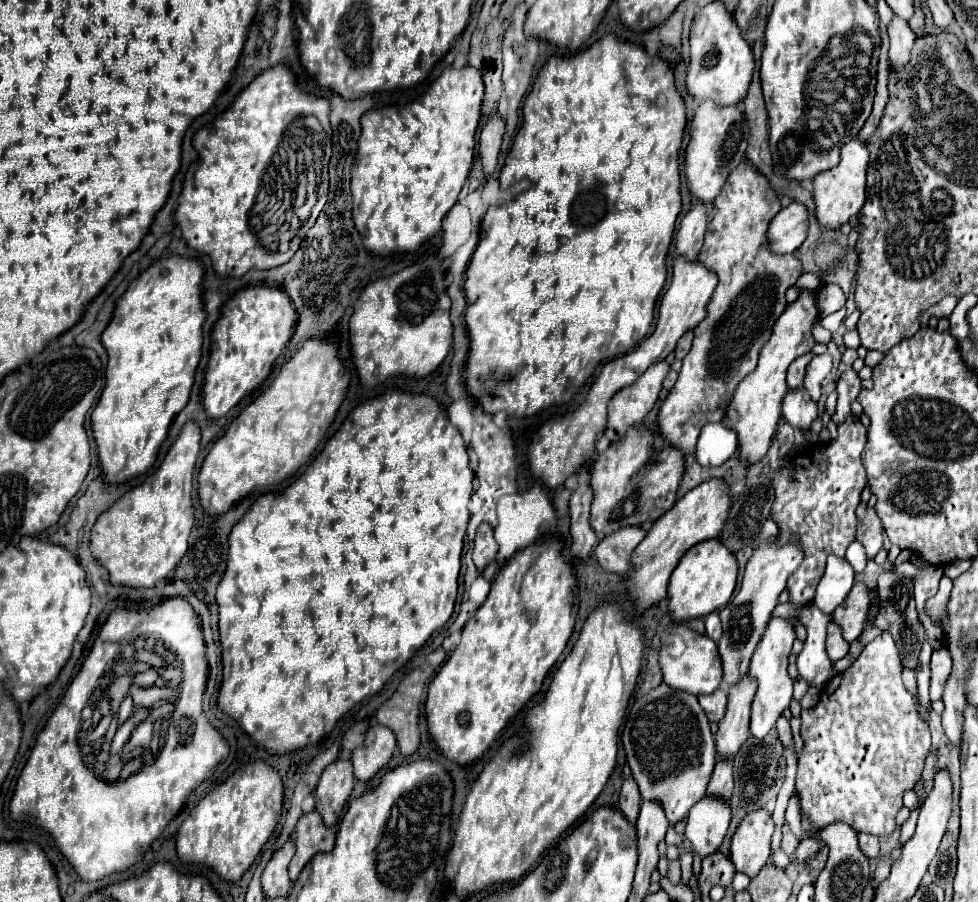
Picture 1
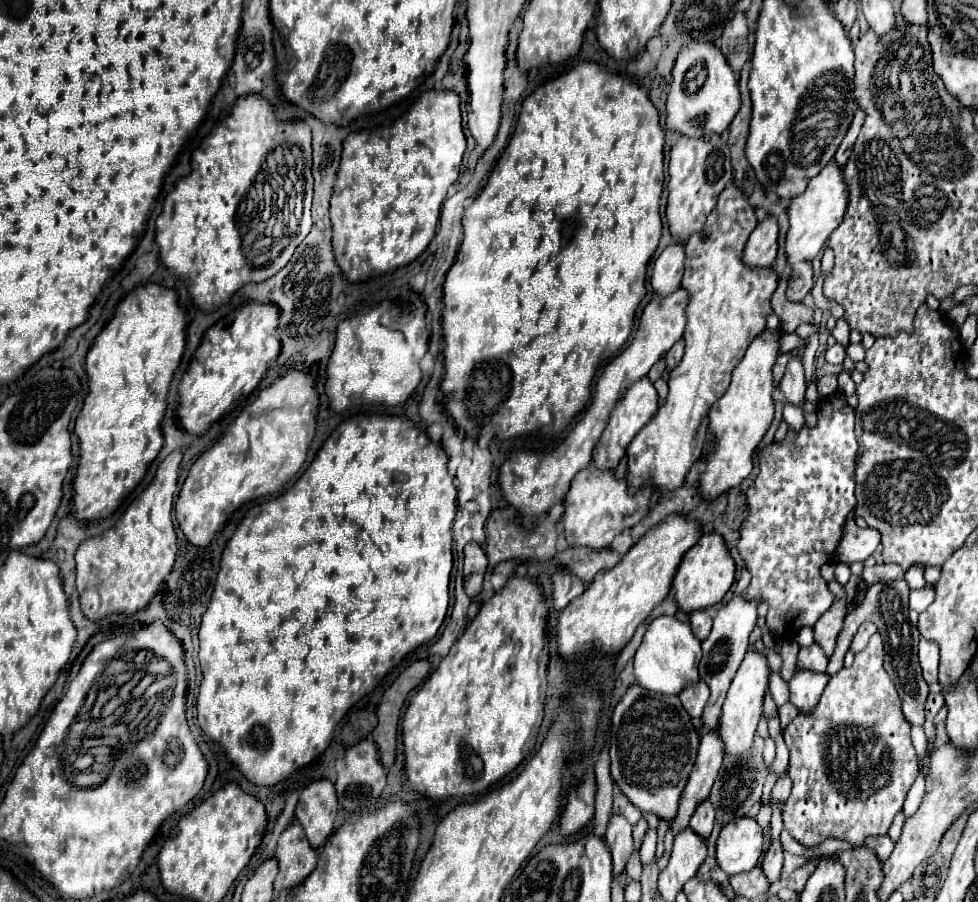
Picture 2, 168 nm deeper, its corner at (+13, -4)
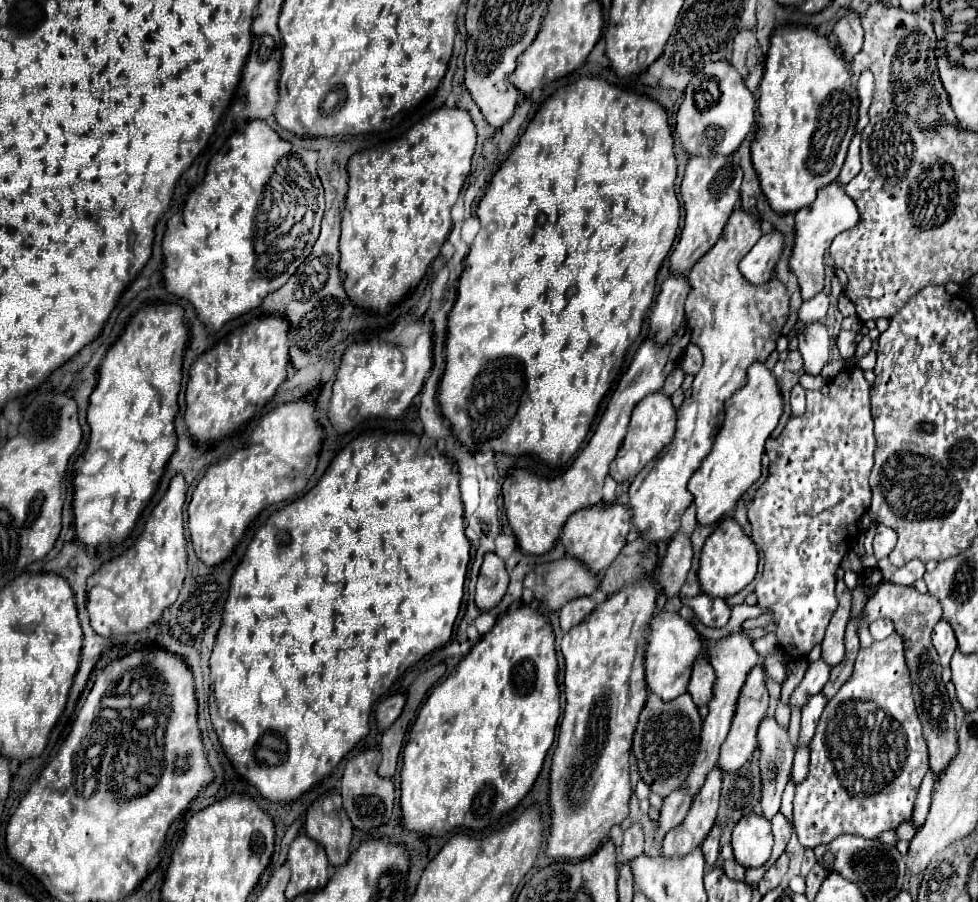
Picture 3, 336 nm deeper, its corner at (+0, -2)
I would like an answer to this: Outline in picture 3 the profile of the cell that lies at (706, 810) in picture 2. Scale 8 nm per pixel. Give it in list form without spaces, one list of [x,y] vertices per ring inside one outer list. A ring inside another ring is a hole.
[[[713,826],[713,830],[709,832],[709,836],[705,838],[705,842],[701,844],[707,868],[713,868],[715,862],[717,862],[717,858],[719,858],[719,836],[721,836],[721,828]]]

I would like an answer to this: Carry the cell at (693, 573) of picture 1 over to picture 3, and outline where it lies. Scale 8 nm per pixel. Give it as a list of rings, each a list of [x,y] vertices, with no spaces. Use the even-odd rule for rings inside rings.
[[[725,518],[707,538],[703,552],[701,552],[701,566],[699,566],[699,582],[705,594],[713,598],[729,598],[743,590],[757,574],[759,554],[753,540],[743,532],[743,528],[733,520]]]

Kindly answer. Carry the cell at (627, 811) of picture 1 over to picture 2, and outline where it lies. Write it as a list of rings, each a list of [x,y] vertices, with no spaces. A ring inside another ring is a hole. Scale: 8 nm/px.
[[[620,812],[610,814],[610,822],[606,828],[604,840],[610,846],[614,876],[618,878],[632,852],[632,826],[628,824],[624,814],[620,814]]]

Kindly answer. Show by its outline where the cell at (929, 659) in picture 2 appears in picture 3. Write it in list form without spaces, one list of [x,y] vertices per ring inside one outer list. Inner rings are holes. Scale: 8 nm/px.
[[[939,620],[935,624],[935,630],[933,630],[933,646],[939,654],[939,660],[941,660],[941,666],[949,666],[951,662],[951,656],[957,648],[957,642],[955,642],[955,632],[951,630],[951,624],[947,624],[947,620]]]

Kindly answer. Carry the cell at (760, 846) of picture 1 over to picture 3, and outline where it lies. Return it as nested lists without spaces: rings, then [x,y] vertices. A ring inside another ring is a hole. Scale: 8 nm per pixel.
[[[749,814],[741,818],[733,828],[733,854],[745,868],[759,868],[767,862],[771,848],[773,848],[773,834],[771,822],[763,816]]]

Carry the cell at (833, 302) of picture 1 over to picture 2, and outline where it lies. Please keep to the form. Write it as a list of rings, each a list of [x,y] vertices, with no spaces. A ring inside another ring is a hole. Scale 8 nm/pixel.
[[[832,160],[830,164],[826,164],[826,168],[822,168],[822,172],[810,180],[808,188],[792,198],[790,208],[788,208],[788,218],[790,218],[790,230],[786,236],[786,254],[788,260],[792,264],[792,274],[800,276],[804,280],[802,290],[794,290],[792,284],[788,288],[788,298],[794,302],[802,302],[804,296],[812,290],[814,286],[812,260],[818,256],[818,252],[824,248],[828,236],[838,228],[838,224],[844,218],[846,206],[848,206],[848,186],[844,182],[844,174],[842,168],[838,168],[838,164]]]

